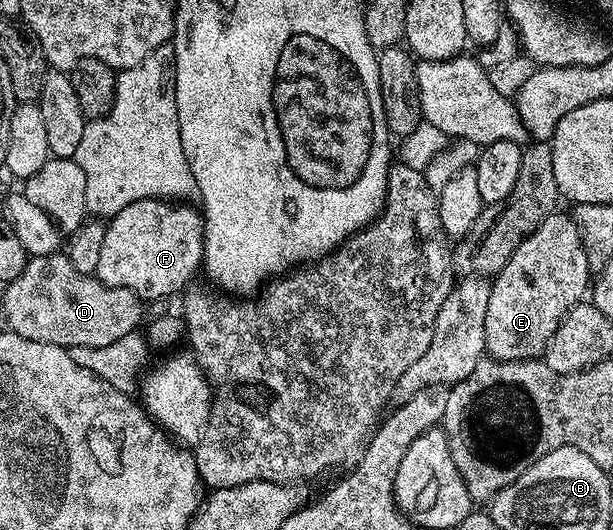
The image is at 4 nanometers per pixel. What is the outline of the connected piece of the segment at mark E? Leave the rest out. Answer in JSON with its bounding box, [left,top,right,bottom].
[485,212,592,362]

